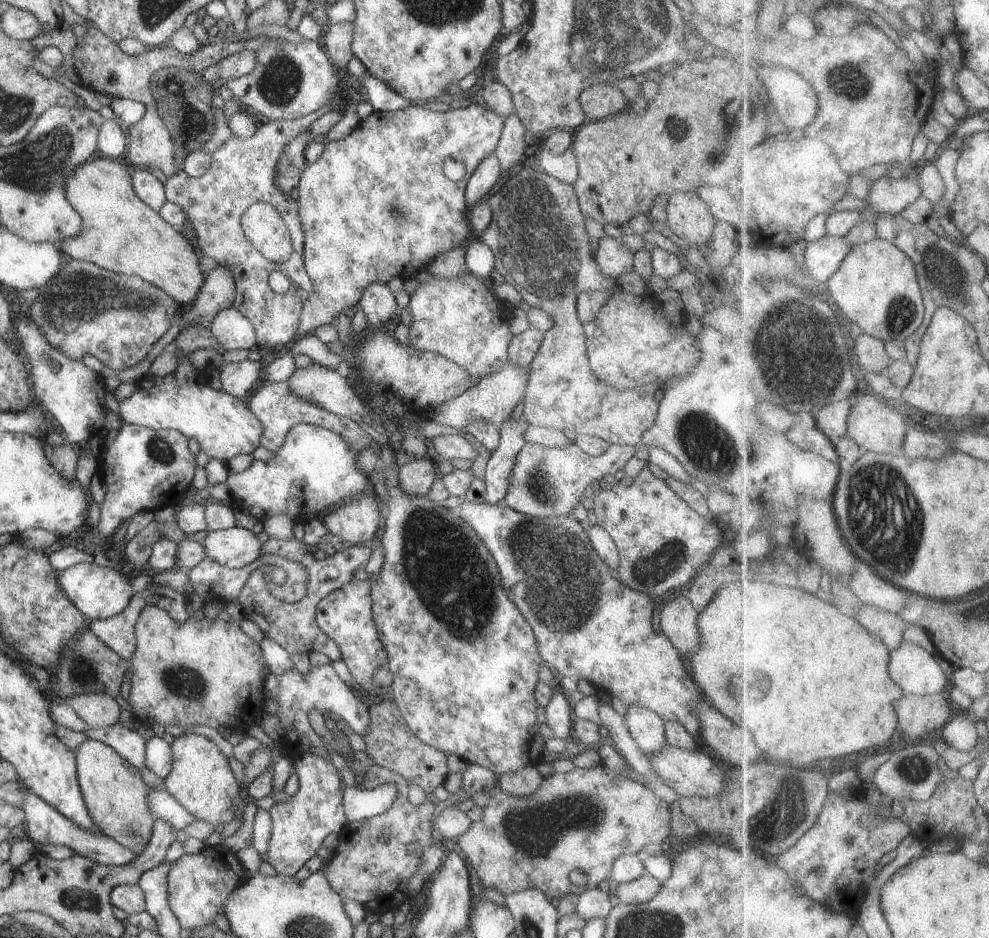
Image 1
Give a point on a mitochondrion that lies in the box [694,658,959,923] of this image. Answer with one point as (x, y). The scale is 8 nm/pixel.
(772, 823)

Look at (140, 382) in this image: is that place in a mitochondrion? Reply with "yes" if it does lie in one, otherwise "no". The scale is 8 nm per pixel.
no

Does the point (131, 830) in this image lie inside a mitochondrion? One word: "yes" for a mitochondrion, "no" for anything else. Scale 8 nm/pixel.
yes

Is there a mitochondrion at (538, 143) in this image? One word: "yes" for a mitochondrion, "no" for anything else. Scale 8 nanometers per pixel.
no

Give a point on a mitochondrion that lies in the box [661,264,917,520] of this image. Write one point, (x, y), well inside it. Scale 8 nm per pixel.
(802, 347)

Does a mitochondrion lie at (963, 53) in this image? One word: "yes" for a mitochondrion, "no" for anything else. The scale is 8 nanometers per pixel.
no

